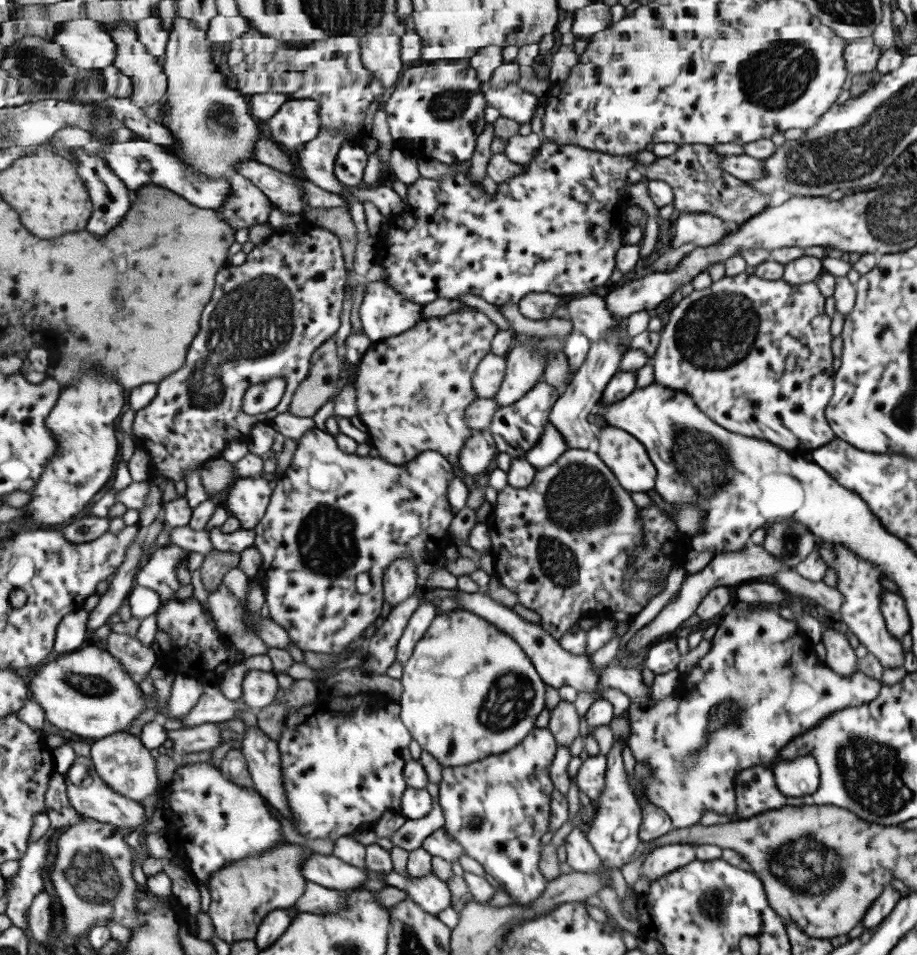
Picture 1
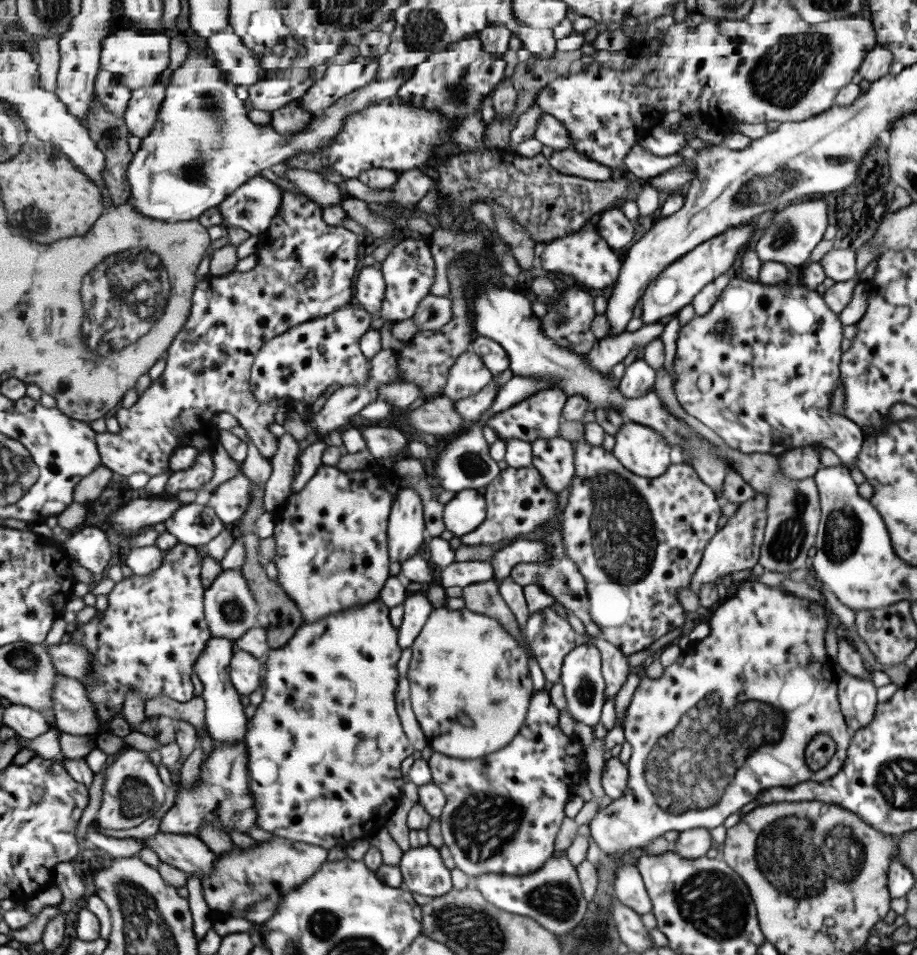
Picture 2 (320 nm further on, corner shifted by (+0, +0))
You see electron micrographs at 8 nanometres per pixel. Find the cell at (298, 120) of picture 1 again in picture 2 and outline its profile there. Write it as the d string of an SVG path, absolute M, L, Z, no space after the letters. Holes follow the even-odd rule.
M357 55L350 63L335 63L327 68L326 75L316 80L305 97L301 98L301 106L311 114L329 109L341 98L375 81L379 69L380 57Z

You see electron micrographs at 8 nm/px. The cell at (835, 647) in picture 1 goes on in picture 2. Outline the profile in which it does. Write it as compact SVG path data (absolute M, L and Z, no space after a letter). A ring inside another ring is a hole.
M841 671L837 677L838 705L851 733L863 729L871 723L876 701L876 688L868 678L855 678Z

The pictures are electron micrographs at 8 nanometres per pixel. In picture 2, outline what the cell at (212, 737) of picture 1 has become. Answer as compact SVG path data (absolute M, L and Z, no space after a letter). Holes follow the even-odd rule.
M59 675L54 686L54 713L59 730L75 736L101 733L101 720L79 679Z

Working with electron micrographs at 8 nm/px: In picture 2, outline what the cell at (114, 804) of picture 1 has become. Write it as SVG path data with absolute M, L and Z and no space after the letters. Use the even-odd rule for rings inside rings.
M159 829L153 839L137 840L141 841L144 847L151 848L162 862L175 866L188 875L198 874L201 878L214 872L219 857L219 854L211 850L211 847L203 839L194 835L167 834L160 832Z

